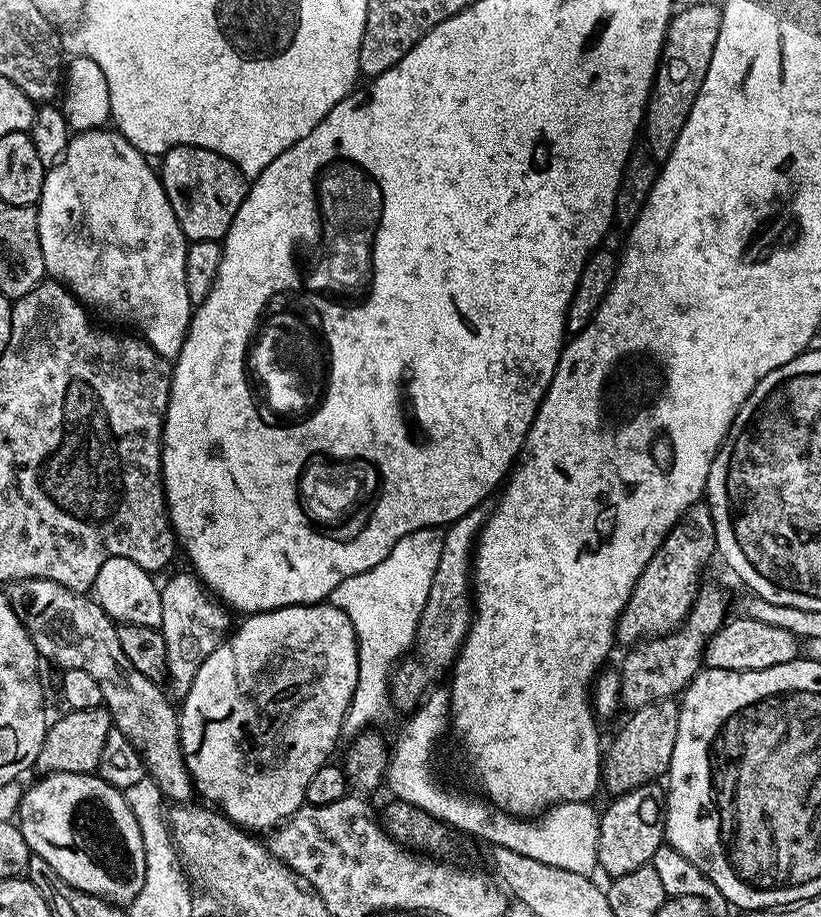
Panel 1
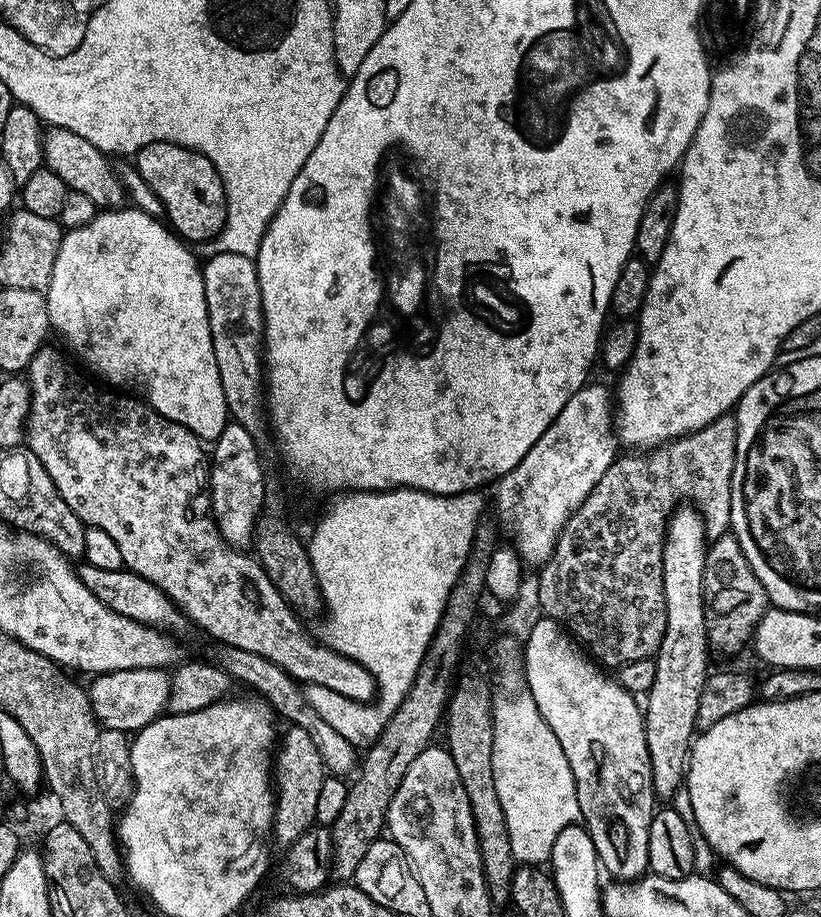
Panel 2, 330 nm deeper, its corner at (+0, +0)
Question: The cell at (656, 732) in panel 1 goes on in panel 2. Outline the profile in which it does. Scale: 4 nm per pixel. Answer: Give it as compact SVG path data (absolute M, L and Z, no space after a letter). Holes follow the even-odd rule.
M731 534L717 536L711 541L704 571L704 609L706 610L706 634L713 653L732 656L749 647L755 637L758 622L768 611L768 595L758 582L738 538Z

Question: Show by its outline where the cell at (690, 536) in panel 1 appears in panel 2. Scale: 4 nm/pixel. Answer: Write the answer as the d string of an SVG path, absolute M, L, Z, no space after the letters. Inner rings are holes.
M729 414L714 418L714 422L702 426L702 430L679 436L677 440L670 440L657 448L640 450L635 454L617 455L616 460L606 470L606 474L598 478L598 486L590 490L582 506L578 506L578 510L574 510L574 514L566 522L564 528L568 532L576 530L578 526L584 526L588 532L610 528L614 528L614 532L618 530L618 556L606 556L606 566L610 564L610 568L606 568L606 582L610 584L612 590L616 590L616 604L620 602L620 612L618 616L614 616L614 610L608 614L610 618L604 620L604 638L596 638L596 649L591 655L601 665L616 670L622 664L655 657L662 642L662 634L666 634L666 598L662 570L664 538L668 530L667 519L685 502L691 502L696 511L704 517L704 530L709 537L725 535L731 529L730 498L737 442L736 418L735 415Z

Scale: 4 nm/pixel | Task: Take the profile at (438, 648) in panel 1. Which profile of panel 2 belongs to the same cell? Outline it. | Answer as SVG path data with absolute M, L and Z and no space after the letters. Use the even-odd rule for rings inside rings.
M589 382L562 406L558 418L554 418L546 434L530 446L526 458L495 481L495 519L512 531L516 539L512 539L514 547L525 565L543 566L548 561L556 549L560 531L574 510L582 506L590 490L598 486L598 478L606 474L617 455L613 393L600 384Z

